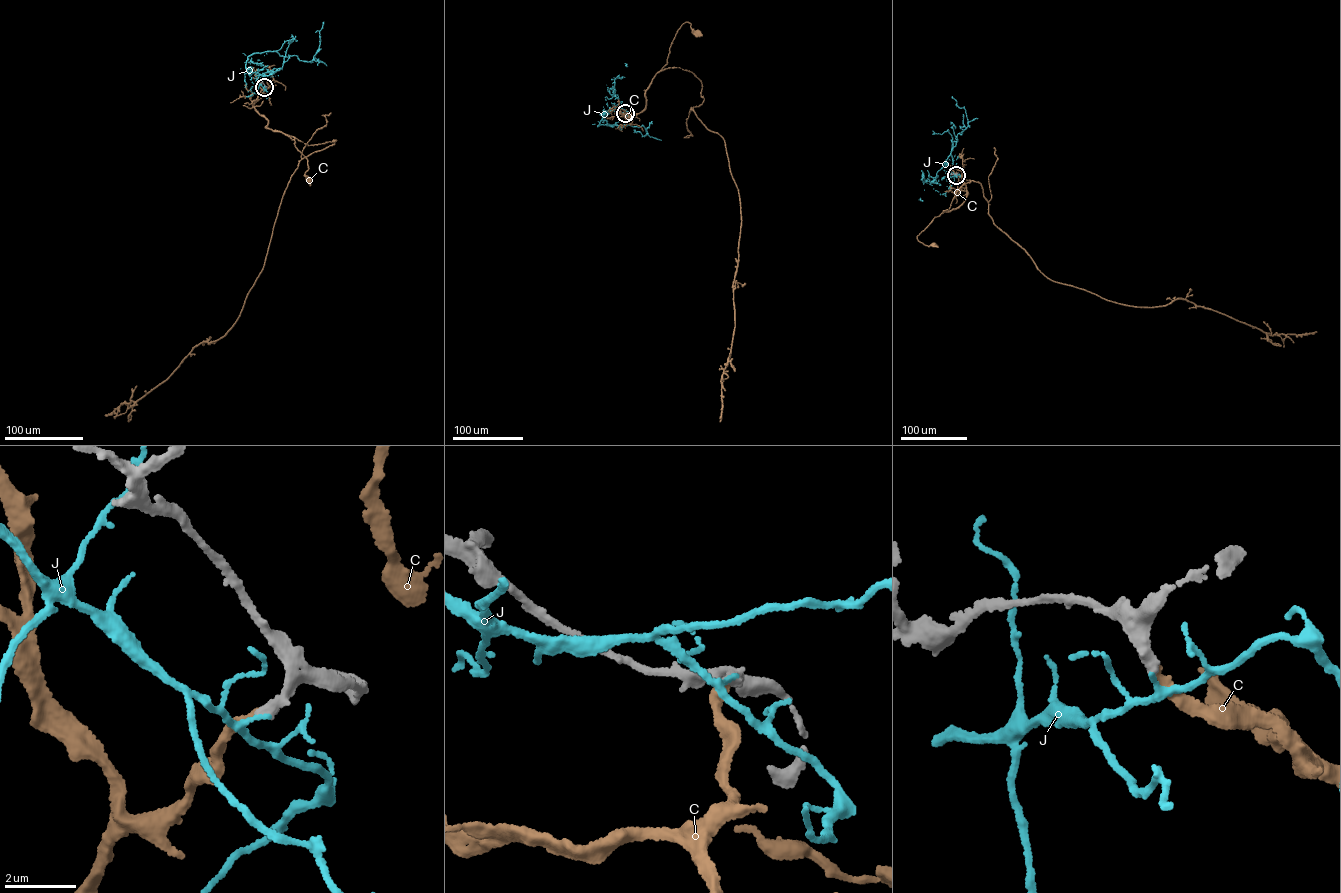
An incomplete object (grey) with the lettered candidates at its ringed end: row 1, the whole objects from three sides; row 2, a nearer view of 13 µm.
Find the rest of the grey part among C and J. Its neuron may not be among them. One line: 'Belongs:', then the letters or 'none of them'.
Belongs: C

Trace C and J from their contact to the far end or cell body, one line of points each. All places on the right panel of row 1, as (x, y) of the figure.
C: (956, 175), (965, 185), (965, 199), (956, 209), (933, 218), (917, 236), (924, 244), (934, 245)
J: (956, 175), (946, 181), (944, 177), (935, 179), (957, 140), (952, 144), (948, 188)

